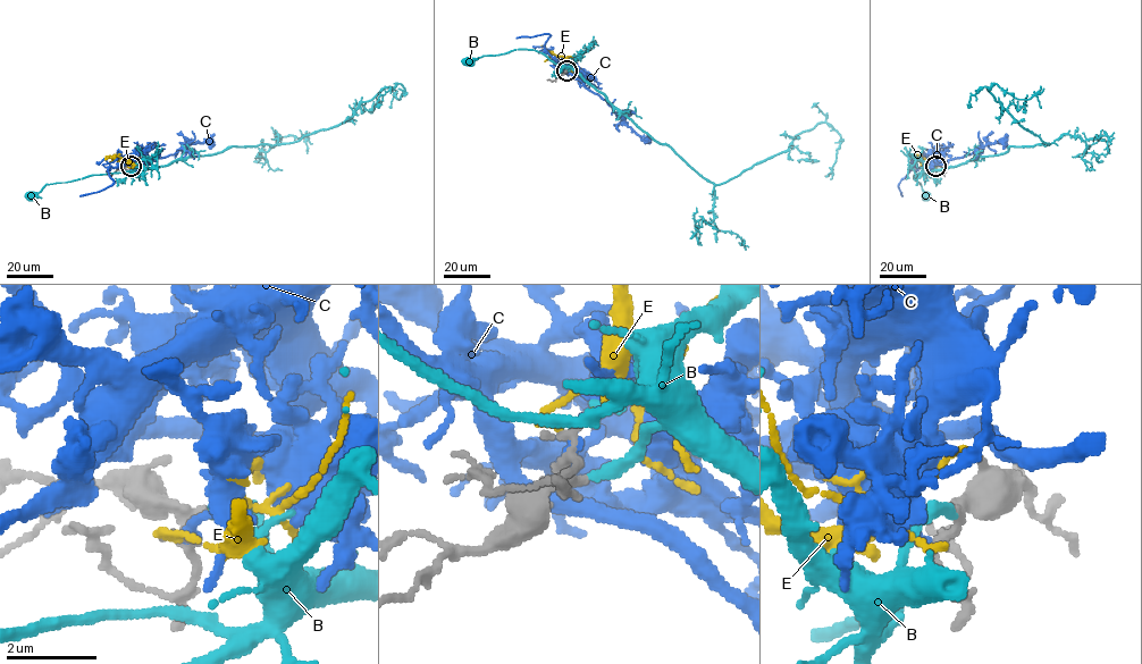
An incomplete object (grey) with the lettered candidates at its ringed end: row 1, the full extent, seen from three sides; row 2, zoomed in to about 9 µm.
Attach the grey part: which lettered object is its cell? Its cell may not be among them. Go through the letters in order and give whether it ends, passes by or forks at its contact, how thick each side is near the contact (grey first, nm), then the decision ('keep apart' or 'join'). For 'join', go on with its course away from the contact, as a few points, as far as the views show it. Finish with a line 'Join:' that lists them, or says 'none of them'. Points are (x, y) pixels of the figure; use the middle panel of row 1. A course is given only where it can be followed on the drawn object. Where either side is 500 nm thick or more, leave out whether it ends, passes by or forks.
B: it ends; calibres 240 and 240 nm; join; course (567, 72), (574, 69), (715, 184), (786, 151), (799, 134), (826, 122), (841, 139), (825, 176)
C: it ends; calibres 220 and 220 nm; keep apart
E: it ends; calibres 140 and 170 nm; keep apart
Join: B

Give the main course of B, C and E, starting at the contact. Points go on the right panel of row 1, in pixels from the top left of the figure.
B: (935, 166), (1049, 143), (987, 87), (996, 84), (1018, 99), (1035, 94), (1041, 106)
C: (934, 167), (929, 159), (941, 162), (963, 157), (998, 143), (1007, 134)
E: (933, 167), (926, 167), (918, 157), (925, 164)

